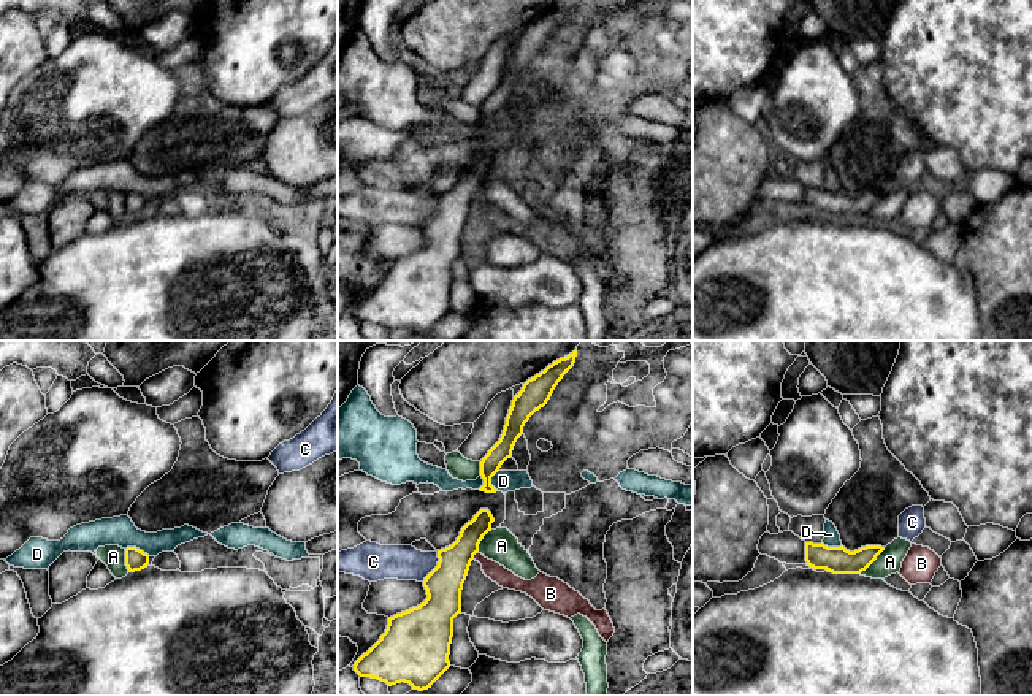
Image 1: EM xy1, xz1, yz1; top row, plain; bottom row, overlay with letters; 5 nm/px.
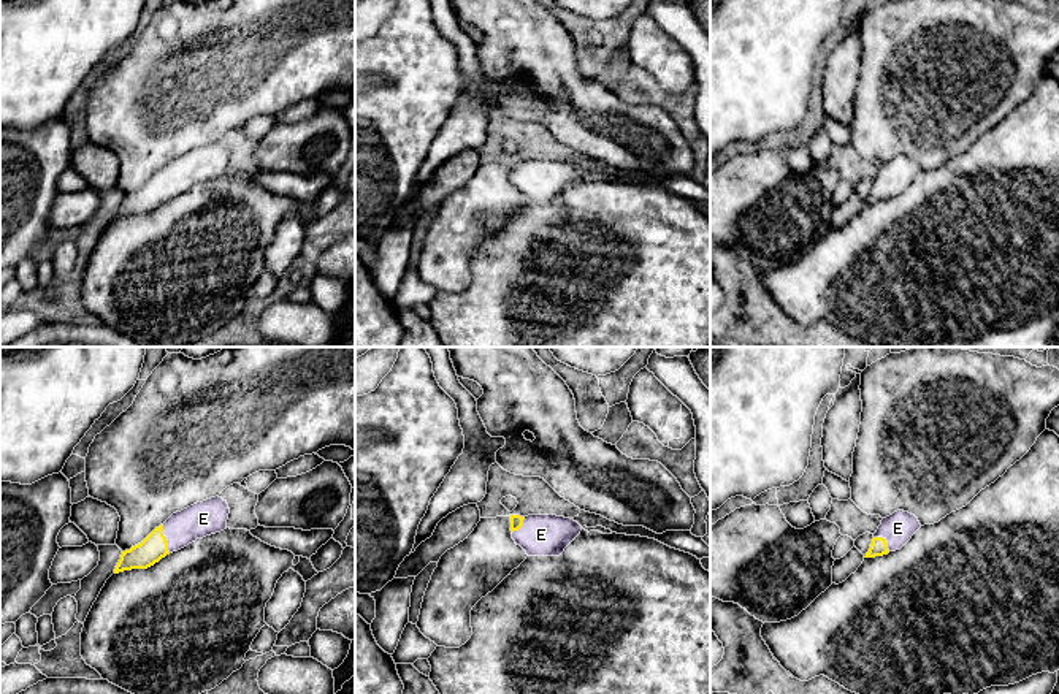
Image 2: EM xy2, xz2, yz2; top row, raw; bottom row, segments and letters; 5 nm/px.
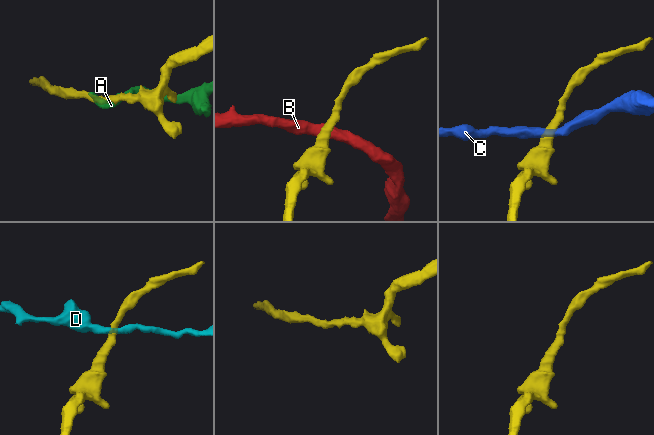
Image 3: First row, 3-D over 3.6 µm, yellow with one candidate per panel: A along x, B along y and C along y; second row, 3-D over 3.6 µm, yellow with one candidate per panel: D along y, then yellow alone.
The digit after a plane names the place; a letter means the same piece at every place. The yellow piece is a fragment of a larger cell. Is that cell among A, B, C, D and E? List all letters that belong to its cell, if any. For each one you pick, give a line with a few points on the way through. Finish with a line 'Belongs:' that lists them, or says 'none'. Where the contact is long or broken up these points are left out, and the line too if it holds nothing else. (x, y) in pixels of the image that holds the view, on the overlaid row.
E: way xy2 (154, 547), (165, 539), (203, 518)
Belongs: E

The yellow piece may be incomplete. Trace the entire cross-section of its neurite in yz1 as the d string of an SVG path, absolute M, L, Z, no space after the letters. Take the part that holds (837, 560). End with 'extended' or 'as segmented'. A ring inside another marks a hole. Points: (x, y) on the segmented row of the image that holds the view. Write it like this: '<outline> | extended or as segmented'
M805 542L805 561L813 569L826 569L832 574L861 574L885 550L881 545L866 545L854 552L840 547L828 547L823 542Z | as segmented

